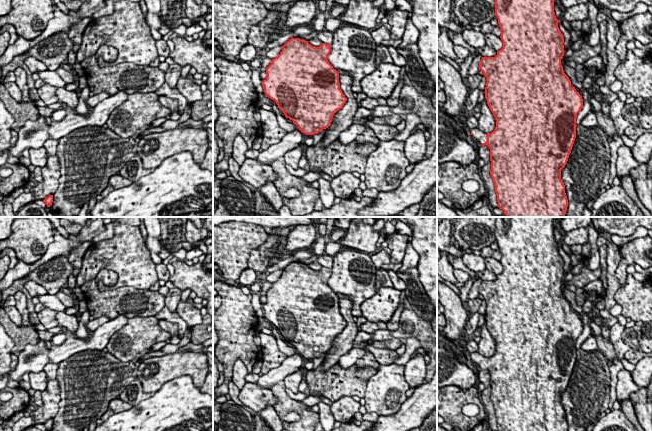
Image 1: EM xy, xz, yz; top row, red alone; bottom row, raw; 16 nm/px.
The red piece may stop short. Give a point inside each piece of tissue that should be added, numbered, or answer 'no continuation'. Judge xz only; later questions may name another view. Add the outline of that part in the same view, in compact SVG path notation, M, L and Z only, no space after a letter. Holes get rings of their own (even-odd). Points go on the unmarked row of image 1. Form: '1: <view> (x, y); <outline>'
1: xz (291, 364); M299 354L287 357L278 368L271 369L268 373L259 377L256 382L262 388L272 389L272 387L284 378L303 367L303 359Z

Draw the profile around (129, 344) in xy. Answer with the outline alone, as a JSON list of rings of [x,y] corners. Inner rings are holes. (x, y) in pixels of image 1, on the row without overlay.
[[[135,316],[128,319],[127,324],[115,332],[106,348],[108,352],[122,362],[138,361],[157,342],[171,339],[171,334],[163,330],[155,316]]]

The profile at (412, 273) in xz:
[[[417,267],[409,268],[405,272],[398,273],[397,275],[406,284],[405,295],[412,309],[421,319],[431,323],[437,316],[437,313],[433,310],[433,305],[419,280]]]

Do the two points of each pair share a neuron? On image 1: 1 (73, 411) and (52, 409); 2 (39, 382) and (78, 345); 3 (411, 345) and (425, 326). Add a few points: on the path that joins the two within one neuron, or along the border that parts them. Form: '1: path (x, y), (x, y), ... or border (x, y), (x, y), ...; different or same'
1: border (58, 386), (60, 394), (59, 409), (52, 418); different
2: border (42, 370), (30, 372); different
3: border (404, 342), (408, 338), (415, 337), (421, 346); different

